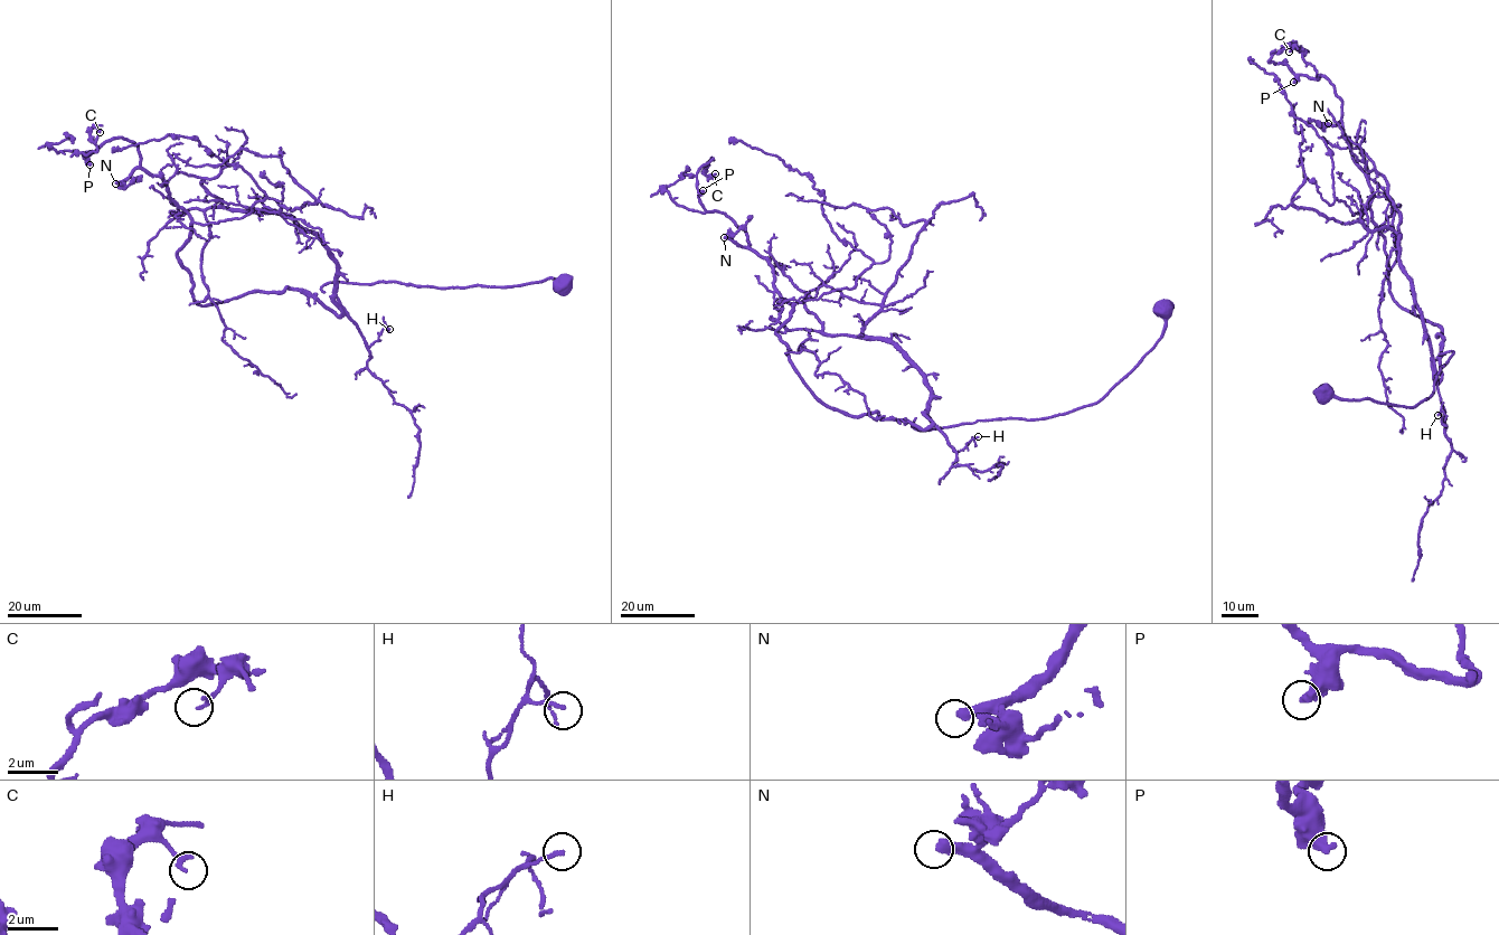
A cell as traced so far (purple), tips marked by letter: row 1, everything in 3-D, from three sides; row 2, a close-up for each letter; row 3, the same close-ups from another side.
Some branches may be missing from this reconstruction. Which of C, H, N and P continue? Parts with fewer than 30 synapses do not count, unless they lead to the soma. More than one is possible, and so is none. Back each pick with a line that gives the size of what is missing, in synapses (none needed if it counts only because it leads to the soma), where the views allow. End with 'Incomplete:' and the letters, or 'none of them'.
N: 190 synapses
Incomplete: N

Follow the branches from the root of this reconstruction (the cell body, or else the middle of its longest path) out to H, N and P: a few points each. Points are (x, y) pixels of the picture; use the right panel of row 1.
H: (1325, 393), (1412, 407), (1433, 393), (1440, 367), (1454, 351), (1440, 357), (1435, 383), (1445, 428), (1438, 415)
N: (1325, 393), (1412, 407), (1454, 351), (1441, 353), (1442, 328), (1392, 296), (1373, 190), (1340, 121), (1328, 123)
P: (1325, 393), (1412, 407), (1454, 351), (1441, 353), (1442, 328), (1392, 296), (1333, 86), (1293, 82)

